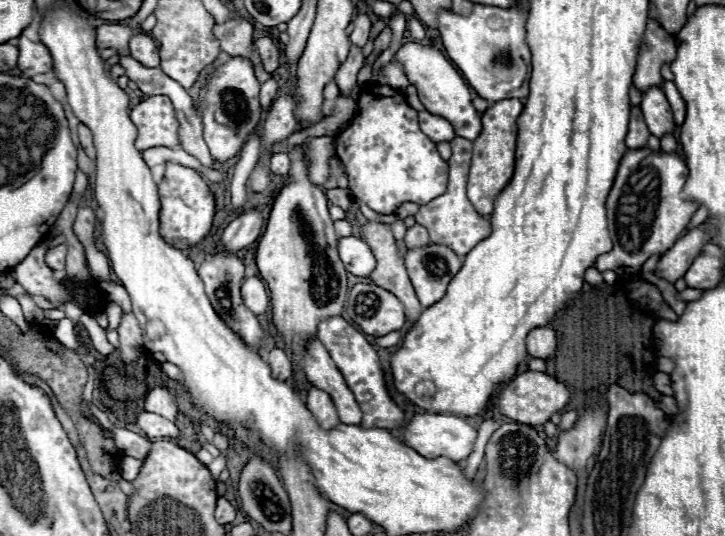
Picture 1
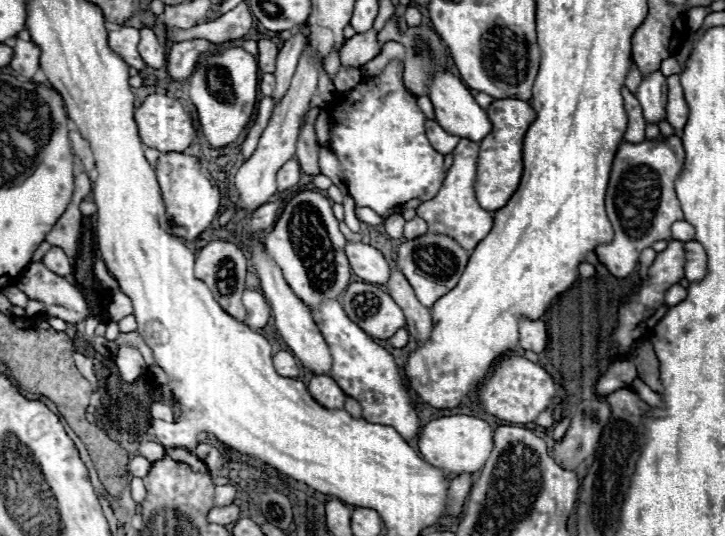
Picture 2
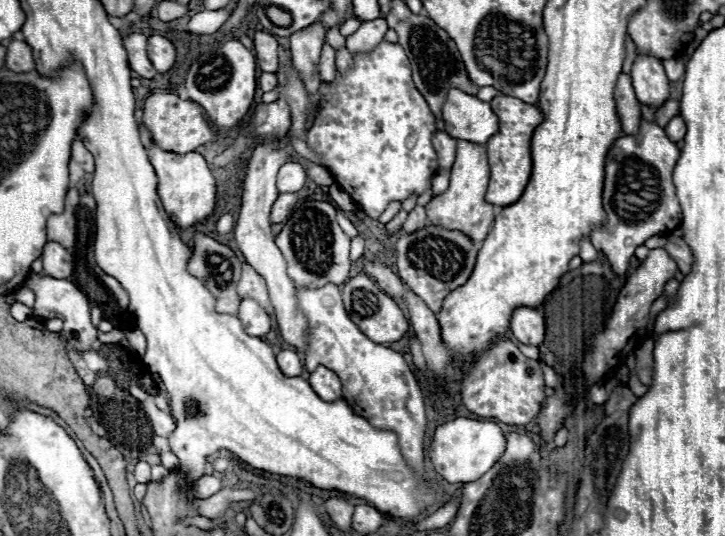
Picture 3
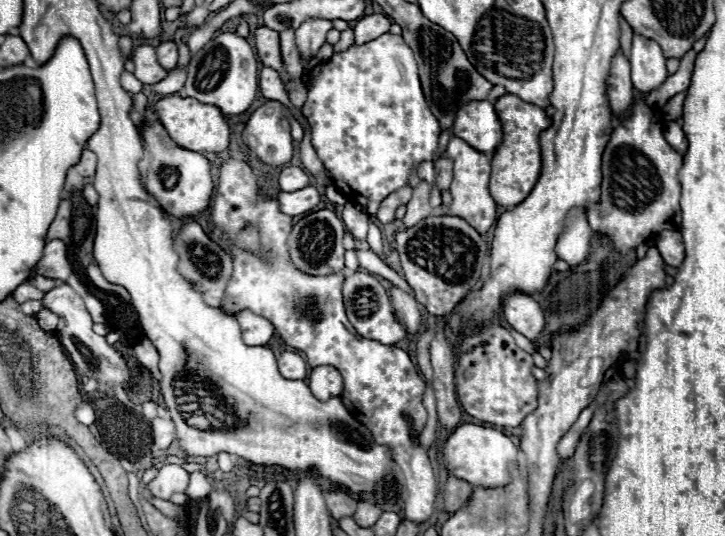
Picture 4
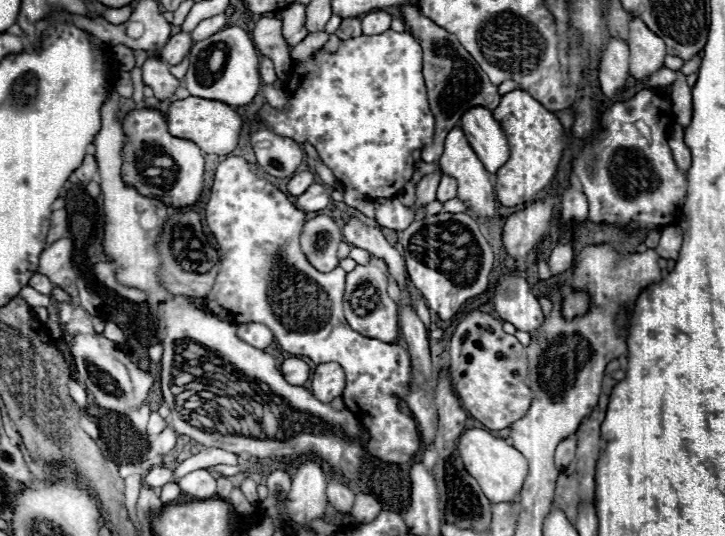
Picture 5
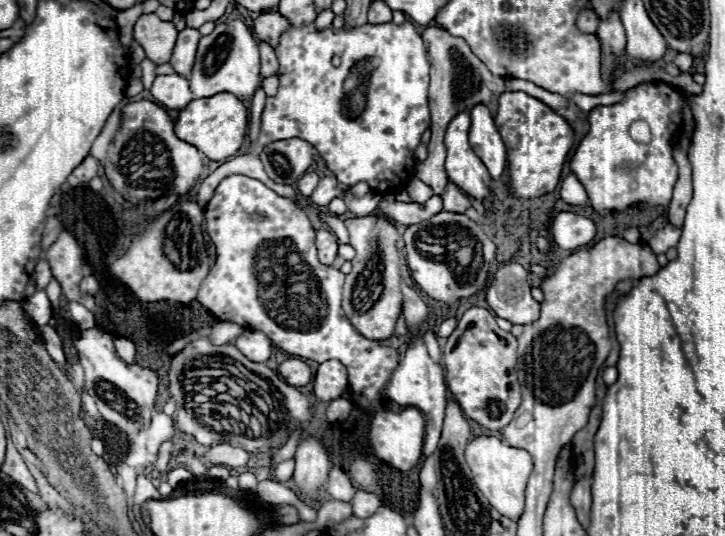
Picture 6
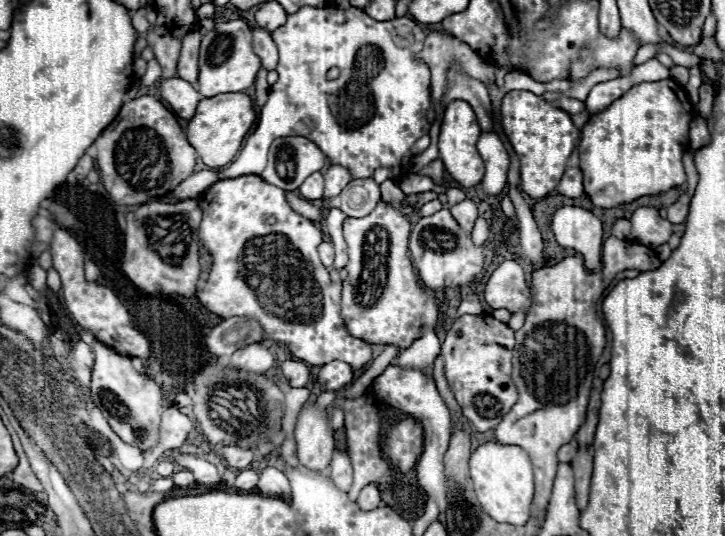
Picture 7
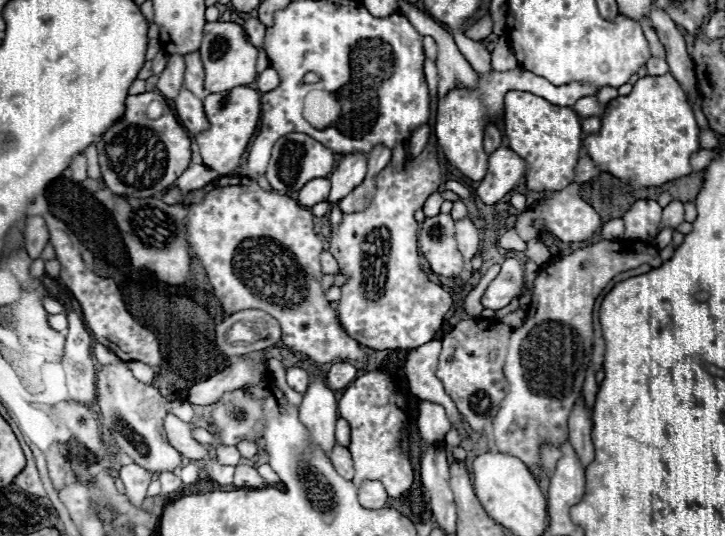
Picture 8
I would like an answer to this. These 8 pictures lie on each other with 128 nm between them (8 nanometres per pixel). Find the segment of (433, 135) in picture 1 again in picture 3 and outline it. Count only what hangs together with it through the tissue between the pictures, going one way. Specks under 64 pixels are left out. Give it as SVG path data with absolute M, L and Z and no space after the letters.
M436 130L434 136L432 136L432 144L434 144L434 148L436 148L440 168L452 168L454 156L456 156L456 144L458 144L458 140L452 138L452 136L448 136L446 132Z

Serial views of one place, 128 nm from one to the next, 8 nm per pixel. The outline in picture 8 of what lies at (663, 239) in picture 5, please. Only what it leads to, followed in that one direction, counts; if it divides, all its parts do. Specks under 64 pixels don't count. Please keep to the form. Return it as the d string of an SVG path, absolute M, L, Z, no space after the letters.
M638 200L634 206L624 214L626 236L648 240L658 234L662 220L662 206L654 200Z

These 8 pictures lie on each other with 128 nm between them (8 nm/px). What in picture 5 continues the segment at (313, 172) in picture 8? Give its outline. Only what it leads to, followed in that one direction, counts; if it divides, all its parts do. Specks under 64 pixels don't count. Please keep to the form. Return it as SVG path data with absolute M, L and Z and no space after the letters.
M262 120L250 134L250 144L258 164L276 178L290 178L304 160L304 150L292 138L276 136Z

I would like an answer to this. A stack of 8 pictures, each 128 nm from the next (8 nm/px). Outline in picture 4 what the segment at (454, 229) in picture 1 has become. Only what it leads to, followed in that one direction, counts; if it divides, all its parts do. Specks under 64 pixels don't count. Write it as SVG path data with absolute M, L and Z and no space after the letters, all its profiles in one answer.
M452 136L446 148L446 154L454 160L454 180L450 184L452 204L444 212L446 216L460 216L472 224L480 234L486 234L490 226L496 222L496 202L492 200L488 192L488 180L490 180L490 156L474 150L464 140Z

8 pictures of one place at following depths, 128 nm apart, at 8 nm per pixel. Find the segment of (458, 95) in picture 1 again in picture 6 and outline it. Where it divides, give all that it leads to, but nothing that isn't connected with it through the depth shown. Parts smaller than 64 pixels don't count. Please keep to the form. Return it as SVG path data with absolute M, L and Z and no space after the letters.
M478 104L470 110L470 120L470 146L476 156L486 164L490 176L498 180L506 166L506 146L498 134L492 114L484 104Z

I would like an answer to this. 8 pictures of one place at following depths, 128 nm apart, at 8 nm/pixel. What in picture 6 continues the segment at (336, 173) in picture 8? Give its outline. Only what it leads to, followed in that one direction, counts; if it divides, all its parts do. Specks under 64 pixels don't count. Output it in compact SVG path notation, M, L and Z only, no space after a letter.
M324 176L324 178L320 180L320 184L316 186L316 190L312 192L310 202L312 202L312 204L316 204L316 206L328 206L328 204L330 204L330 200L332 200L332 198L336 198L336 196L340 196L340 194L342 194L342 190L338 188L336 178Z

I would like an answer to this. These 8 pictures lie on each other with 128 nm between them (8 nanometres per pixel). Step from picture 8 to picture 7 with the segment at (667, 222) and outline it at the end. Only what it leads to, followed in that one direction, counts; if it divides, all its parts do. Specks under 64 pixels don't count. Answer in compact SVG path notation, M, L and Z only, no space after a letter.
M684 192L678 202L674 202L672 206L668 206L668 220L672 224L682 224L688 216L688 206L690 206L690 196Z

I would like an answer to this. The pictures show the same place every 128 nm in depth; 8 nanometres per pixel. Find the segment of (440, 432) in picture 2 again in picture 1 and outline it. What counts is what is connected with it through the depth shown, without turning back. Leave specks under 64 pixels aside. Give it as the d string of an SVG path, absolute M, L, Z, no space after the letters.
M414 414L412 420L408 420L400 430L402 430L400 442L408 444L418 454L426 458L446 456L454 462L462 462L464 458L468 458L476 440L476 428L468 424L464 418L452 414Z

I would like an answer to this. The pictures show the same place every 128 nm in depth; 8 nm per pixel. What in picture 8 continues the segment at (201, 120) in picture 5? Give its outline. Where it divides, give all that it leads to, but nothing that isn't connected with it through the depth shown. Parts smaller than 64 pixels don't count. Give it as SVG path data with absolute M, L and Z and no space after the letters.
M240 86L230 92L208 94L204 98L204 112L210 124L204 132L196 134L196 144L200 148L202 160L208 168L220 174L228 174L240 164L240 158L248 146L248 140L256 130L256 124L260 118L260 96L256 90L248 86Z

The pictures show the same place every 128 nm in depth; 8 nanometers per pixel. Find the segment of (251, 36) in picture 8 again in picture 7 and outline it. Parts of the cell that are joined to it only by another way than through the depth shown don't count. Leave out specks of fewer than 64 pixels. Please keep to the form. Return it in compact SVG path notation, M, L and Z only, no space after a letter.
M256 28L252 36L254 36L254 50L262 58L262 66L266 70L274 70L278 64L278 52L276 52L276 44L272 42L272 36L262 28Z

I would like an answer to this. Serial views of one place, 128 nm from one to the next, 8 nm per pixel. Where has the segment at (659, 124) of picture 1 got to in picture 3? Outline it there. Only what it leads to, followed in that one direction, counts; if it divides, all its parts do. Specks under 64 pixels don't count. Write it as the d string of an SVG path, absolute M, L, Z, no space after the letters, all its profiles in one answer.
M638 54L632 66L632 84L636 98L644 106L660 108L670 98L670 80L666 78L662 60L658 58Z

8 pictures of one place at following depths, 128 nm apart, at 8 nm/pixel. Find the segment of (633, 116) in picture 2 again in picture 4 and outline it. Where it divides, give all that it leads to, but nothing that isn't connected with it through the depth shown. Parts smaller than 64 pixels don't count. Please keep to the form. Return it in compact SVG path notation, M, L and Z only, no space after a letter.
M618 52L612 60L612 68L608 76L608 98L610 98L612 112L618 118L624 118L634 104L634 88L630 82L630 62L622 56L622 52Z

